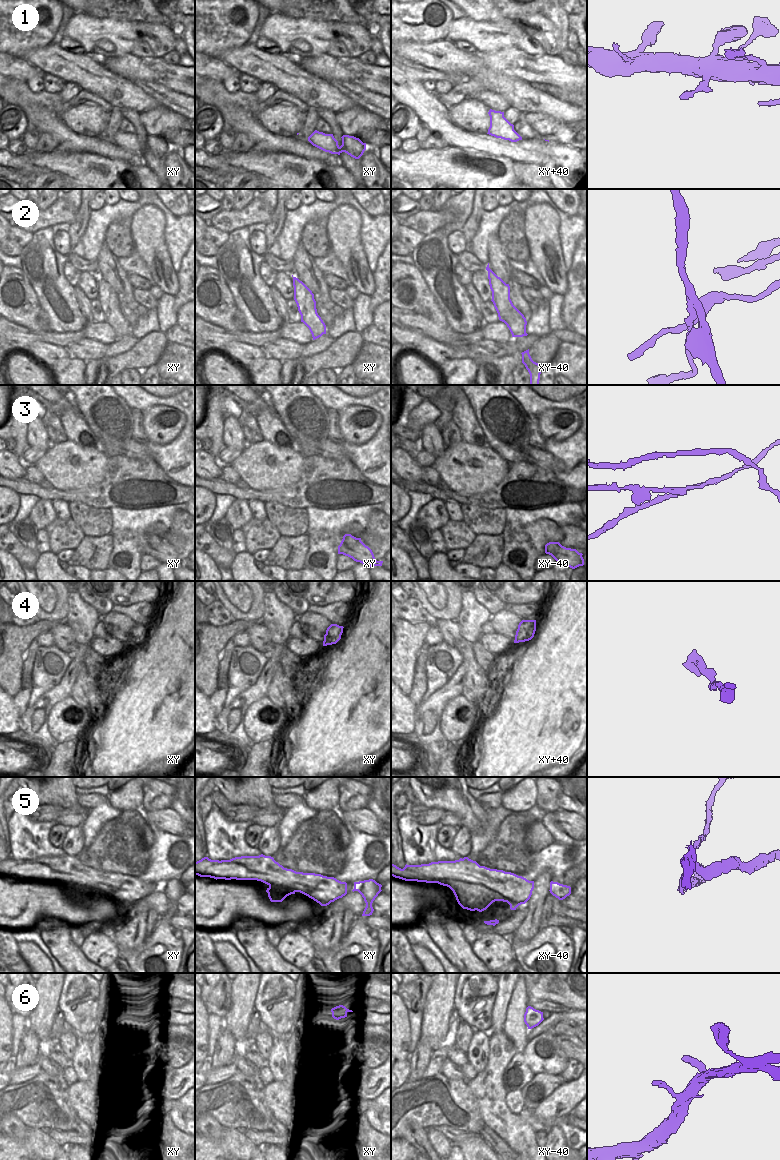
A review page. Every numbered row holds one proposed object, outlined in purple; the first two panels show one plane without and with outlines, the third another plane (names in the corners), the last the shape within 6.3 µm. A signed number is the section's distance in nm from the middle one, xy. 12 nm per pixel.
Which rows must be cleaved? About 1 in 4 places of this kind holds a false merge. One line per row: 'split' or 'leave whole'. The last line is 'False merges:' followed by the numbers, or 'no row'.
1: leave whole
2: split
3: split
4: split
5: split
6: leave whole
False merges: 2, 3, 4, 5

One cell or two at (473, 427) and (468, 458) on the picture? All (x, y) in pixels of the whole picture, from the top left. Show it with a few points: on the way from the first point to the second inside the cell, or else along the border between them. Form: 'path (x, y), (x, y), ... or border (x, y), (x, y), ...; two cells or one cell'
border (462, 440), (475, 445), (487, 446); two cells

